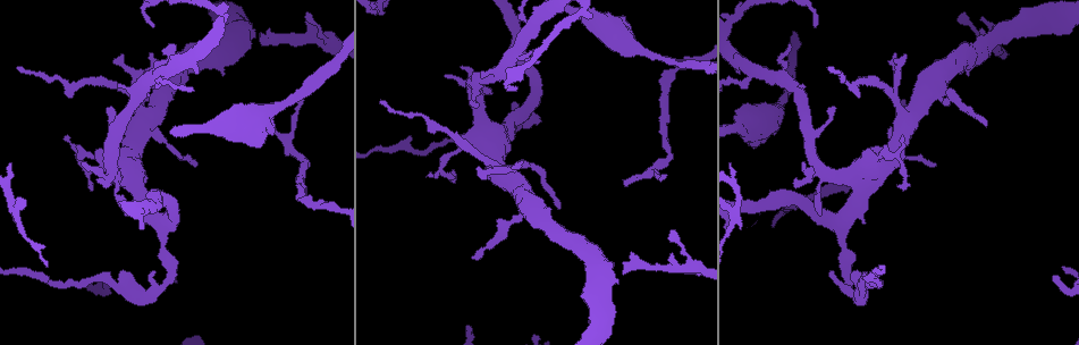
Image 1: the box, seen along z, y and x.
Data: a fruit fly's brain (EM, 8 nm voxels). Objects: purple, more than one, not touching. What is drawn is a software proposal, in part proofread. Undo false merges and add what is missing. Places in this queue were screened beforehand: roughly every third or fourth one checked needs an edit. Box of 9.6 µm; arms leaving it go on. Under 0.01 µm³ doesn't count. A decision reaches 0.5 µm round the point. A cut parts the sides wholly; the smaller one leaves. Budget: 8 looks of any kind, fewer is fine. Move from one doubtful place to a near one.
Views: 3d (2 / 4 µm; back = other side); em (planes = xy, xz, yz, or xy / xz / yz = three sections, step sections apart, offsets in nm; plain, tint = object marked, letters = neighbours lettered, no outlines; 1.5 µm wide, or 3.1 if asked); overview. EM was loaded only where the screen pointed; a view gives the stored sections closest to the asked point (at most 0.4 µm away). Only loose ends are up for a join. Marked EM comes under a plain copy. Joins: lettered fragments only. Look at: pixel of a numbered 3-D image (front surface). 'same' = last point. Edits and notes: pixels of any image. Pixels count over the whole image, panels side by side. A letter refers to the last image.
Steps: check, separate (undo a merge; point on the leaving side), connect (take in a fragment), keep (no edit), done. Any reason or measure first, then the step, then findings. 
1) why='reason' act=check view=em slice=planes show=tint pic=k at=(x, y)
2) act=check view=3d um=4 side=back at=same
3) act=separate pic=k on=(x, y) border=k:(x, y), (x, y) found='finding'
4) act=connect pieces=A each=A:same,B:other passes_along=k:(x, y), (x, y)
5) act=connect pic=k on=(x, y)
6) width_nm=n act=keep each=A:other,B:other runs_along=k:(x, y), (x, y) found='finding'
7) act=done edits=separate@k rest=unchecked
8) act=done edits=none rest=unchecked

why='an open end' act=check view=em slice=planes show=letters pic=1 at=(625, 180)

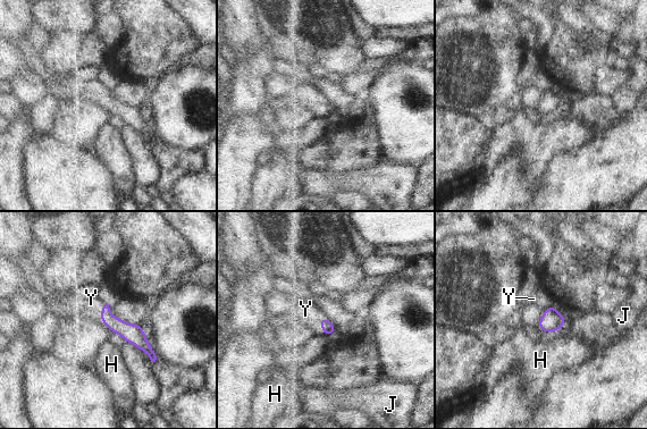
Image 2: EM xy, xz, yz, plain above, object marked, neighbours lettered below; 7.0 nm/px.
longest_contact=Y:120nm act=connect pieces=Y each=H:other,J:other,Y:same passes_along=2:(128, 331), (102, 309), (91, 297) found='it goes on there'

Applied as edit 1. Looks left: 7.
why='branch stops here' act=check view=em slice=yz step=8 show=letters pic=1 at=(224, 73)

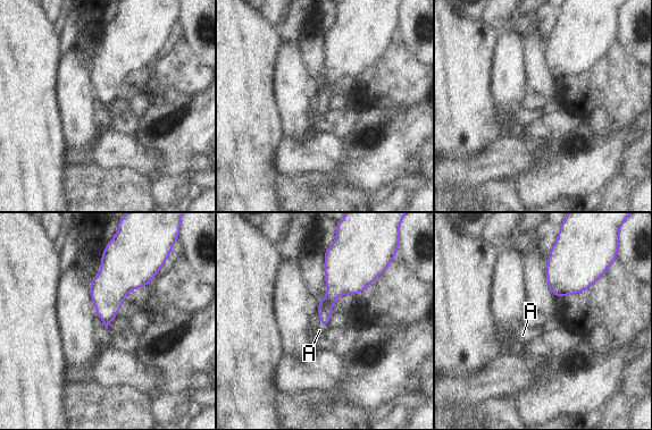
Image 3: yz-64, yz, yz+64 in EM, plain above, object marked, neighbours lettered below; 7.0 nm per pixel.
act=check view=em slice=planes show=letters at=same

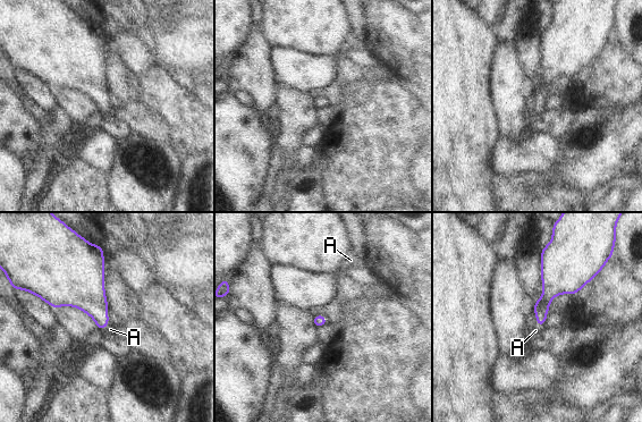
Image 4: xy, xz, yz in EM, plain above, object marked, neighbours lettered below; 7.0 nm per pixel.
act=connect pieces=A each=A:same found='it goes on there'

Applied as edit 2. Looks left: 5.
act=check view=overview

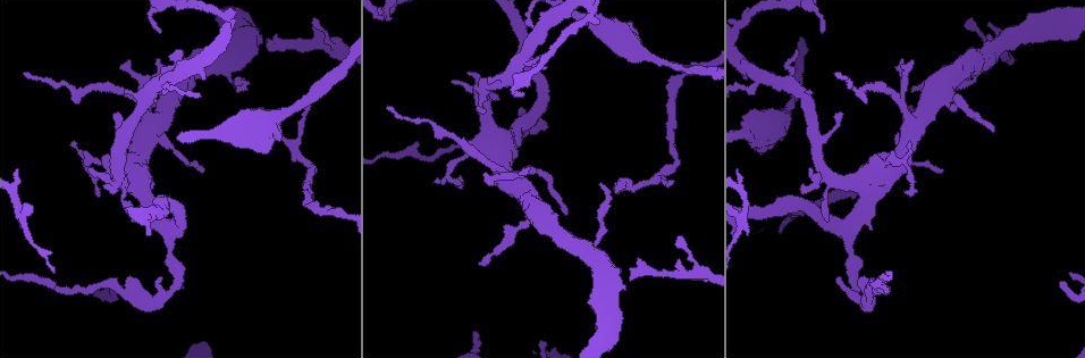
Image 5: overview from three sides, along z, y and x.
why='free end' act=check view=em slice=xy step=4 show=letters pic=5 at=(70, 144)

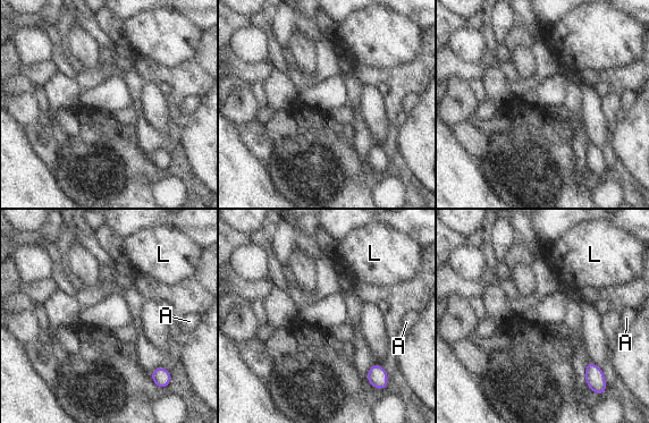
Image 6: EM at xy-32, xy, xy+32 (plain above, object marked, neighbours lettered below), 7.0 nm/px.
act=check view=em slice=planes show=letters at=same

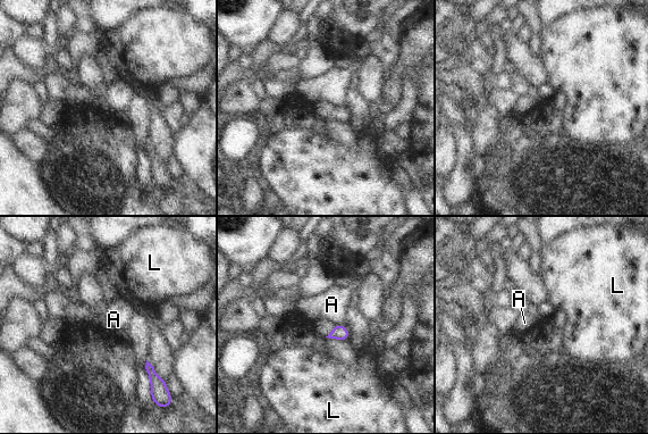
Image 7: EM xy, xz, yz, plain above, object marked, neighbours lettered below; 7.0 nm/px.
width_nm=110 act=keep each=A:other,L:other border=7:(334, 324), (343, 324), (345, 326) found='no lettered fragment goes on from it'

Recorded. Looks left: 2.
act=done edits=connect@2,connect@4 rest=unchecked

